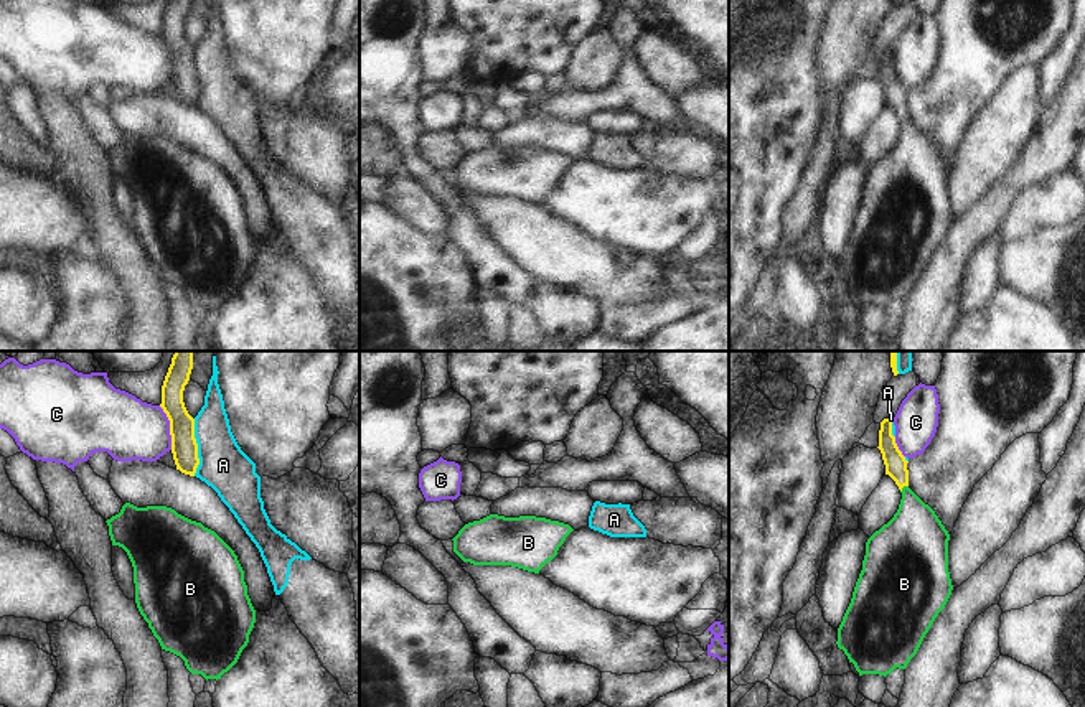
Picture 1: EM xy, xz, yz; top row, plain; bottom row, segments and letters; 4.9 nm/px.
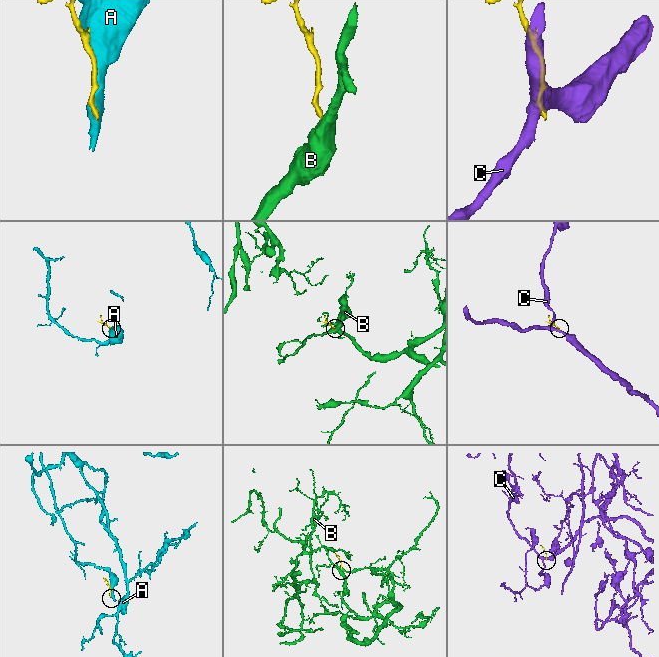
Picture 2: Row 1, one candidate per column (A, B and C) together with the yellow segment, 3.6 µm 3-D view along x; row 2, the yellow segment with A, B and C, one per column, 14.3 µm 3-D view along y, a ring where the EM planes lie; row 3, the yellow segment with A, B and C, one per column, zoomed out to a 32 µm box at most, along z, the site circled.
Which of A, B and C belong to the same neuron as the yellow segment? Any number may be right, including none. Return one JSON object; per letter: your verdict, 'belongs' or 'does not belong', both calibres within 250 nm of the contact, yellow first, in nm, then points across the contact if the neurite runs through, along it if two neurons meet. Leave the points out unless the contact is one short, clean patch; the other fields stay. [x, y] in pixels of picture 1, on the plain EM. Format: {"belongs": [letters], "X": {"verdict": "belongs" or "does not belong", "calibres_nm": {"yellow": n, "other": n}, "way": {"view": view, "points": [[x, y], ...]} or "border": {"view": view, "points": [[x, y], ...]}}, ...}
{"belongs": ["B"], "A": {"verdict": "does not belong", "calibres_nm": {"yellow": 130, "other": 240}}, "B": {"verdict": "belongs", "calibres_nm": {"yellow": 110, "other": 280}, "way": {"view": "yz", "points": [[896, 96], [902, 117], [911, 132], [915, 167]]}}, "C": {"verdict": "does not belong", "calibres_nm": {"yellow": 130, "other": 300}, "border": {"view": "xy", "points": [[159, 37], [169, 51], [172, 79]]}}}

